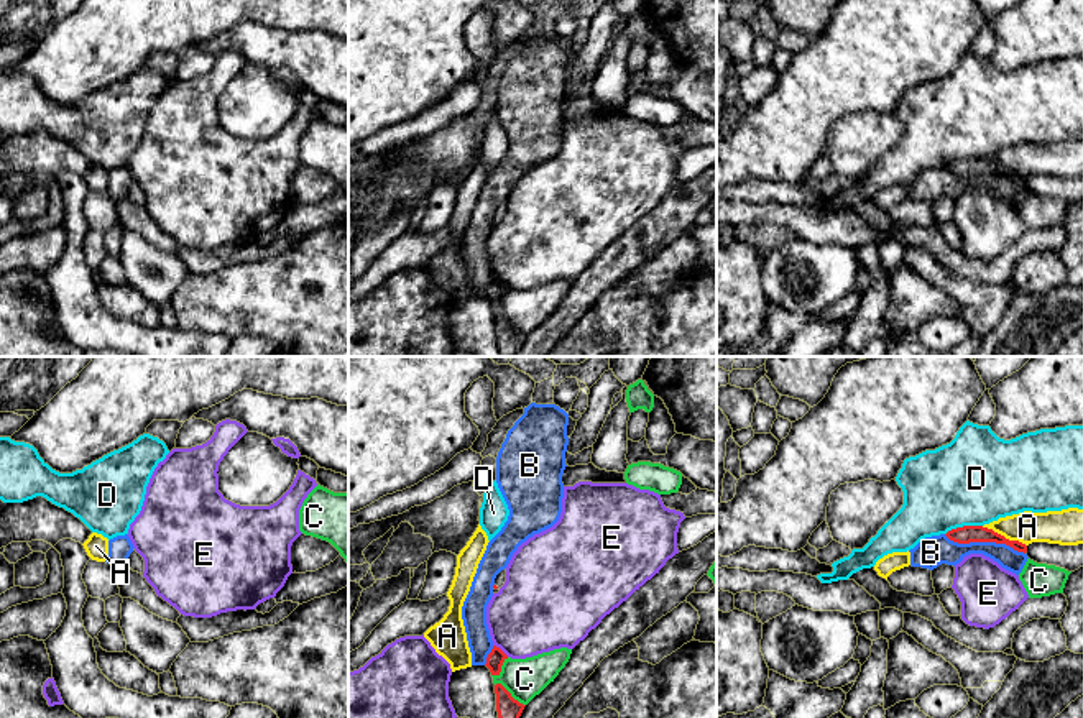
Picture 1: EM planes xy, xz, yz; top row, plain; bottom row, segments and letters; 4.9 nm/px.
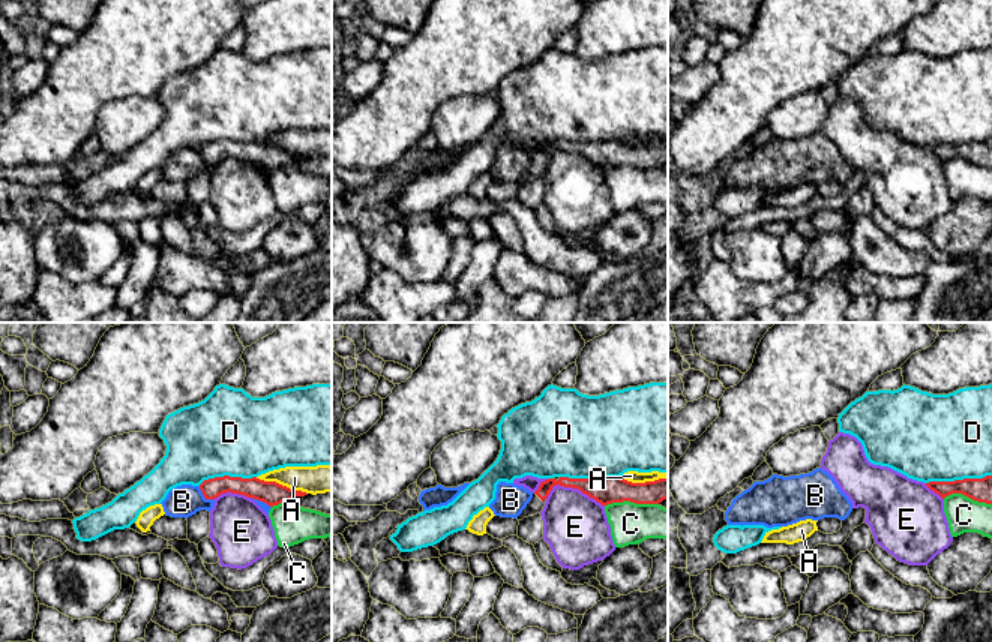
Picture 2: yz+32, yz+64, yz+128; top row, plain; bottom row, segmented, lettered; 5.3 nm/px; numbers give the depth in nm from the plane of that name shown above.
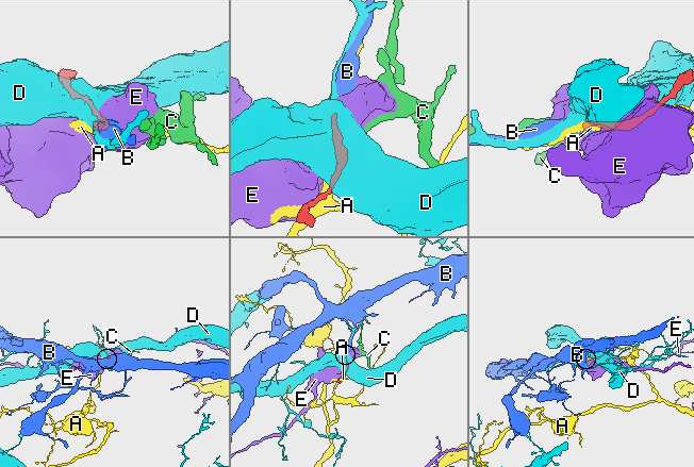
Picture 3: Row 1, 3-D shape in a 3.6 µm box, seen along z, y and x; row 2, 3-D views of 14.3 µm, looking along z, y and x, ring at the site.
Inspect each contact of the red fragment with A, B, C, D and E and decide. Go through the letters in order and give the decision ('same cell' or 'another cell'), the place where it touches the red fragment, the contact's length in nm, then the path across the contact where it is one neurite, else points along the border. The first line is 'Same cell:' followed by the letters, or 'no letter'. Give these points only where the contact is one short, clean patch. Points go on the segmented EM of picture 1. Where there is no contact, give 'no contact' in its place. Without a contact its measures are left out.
Same cell: no letter
A: another cell | yz (1003, 536) | 240 nm
B: another cell | yz (985, 541) | 420 nm | along yz (944, 534), (958, 543), (1004, 543), (1024, 554)
C: another cell | xz (510, 694) | 190 nm | along xz (495, 684), (500, 684), (525, 705)
D: another cell | yz (963, 526) | 190 nm
E: another cell | xz (500, 649) | 100 nm | along xz (493, 644), (508, 656)

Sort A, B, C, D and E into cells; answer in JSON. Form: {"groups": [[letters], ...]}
{"groups": [["A"], ["B"], ["C"], ["D"], ["E"]]}

